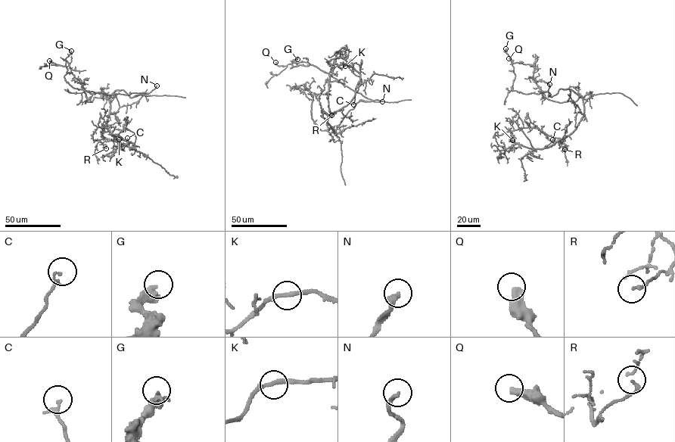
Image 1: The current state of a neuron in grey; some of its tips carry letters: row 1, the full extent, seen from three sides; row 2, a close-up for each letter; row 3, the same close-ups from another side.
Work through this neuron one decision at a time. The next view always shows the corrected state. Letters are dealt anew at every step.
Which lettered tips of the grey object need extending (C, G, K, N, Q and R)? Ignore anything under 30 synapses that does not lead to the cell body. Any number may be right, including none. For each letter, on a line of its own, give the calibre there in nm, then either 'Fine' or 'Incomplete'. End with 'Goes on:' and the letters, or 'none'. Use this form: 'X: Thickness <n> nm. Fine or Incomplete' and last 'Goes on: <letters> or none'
C: Thickness 90 nm. Fine
G: Thickness 440 nm. Fine
K: Thickness 190 nm. Fine
N: Thickness 280 nm. Incomplete
Q: Thickness 400 nm. Fine
R: Thickness 150 nm. Fine
Goes on: N

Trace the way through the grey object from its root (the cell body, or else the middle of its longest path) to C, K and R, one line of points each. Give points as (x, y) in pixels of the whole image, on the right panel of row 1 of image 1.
C: (558, 90), (570, 89), (580, 95), (583, 98), (583, 115), (577, 127), (570, 134), (545, 147), (552, 139)
K: (558, 90), (570, 89), (582, 98), (583, 115), (577, 127), (561, 141), (544, 148), (530, 148), (512, 140)
R: (558, 90), (573, 90), (582, 98), (583, 108), (583, 116), (577, 127), (561, 141), (567, 147), (564, 149)

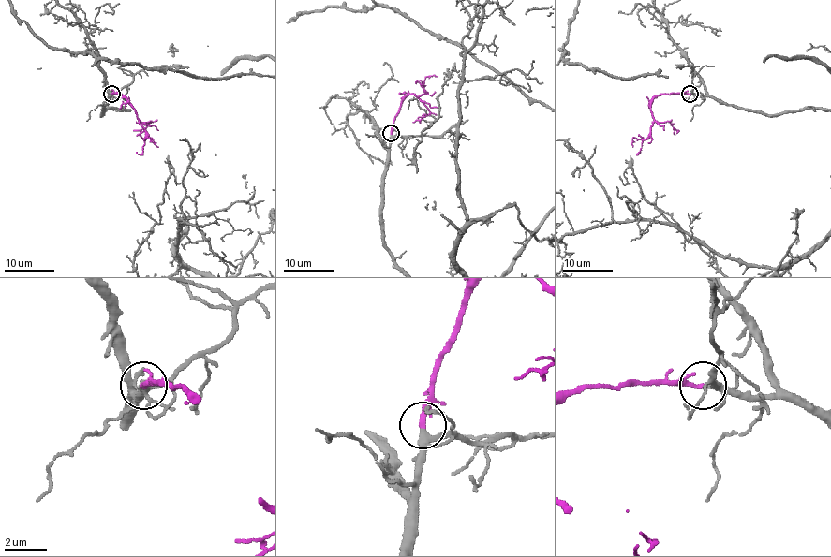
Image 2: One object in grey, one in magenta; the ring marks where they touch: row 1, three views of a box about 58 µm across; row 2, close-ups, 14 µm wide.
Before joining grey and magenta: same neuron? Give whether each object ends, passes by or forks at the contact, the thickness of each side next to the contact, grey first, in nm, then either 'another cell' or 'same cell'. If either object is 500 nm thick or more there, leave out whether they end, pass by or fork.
grey forks | magenta passes by | 240/160 nm | same cell

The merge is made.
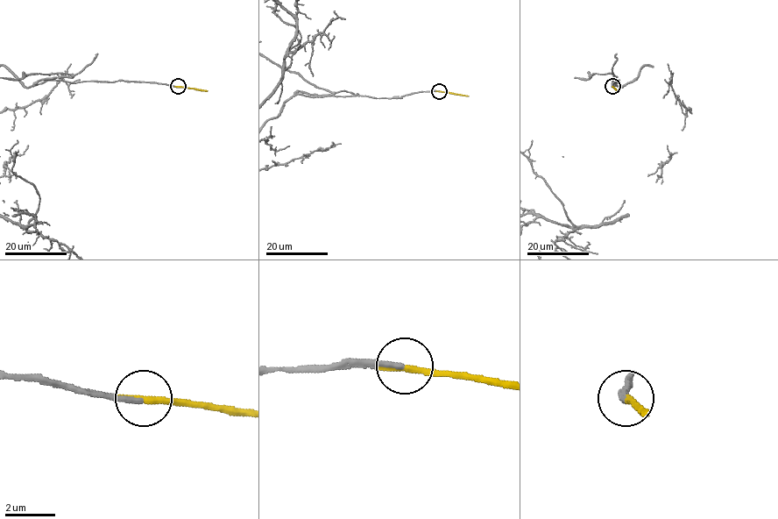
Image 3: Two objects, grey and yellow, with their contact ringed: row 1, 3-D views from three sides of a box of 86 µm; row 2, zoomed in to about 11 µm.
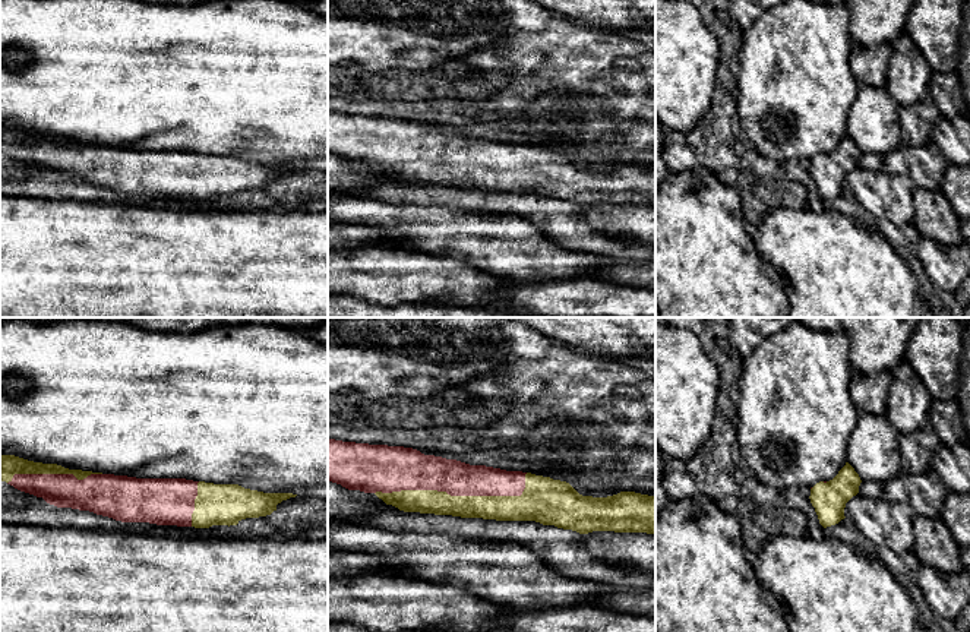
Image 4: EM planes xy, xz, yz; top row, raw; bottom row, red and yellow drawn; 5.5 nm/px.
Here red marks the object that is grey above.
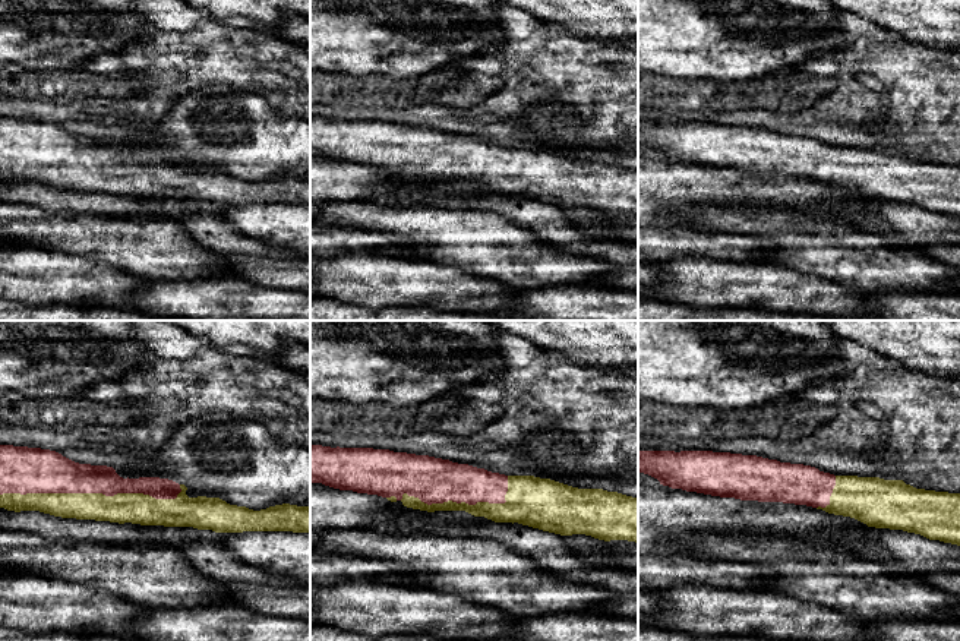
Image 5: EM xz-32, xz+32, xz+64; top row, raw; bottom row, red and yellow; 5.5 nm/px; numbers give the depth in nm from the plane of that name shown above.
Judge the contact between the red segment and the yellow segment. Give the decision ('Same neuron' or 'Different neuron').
Same neuron

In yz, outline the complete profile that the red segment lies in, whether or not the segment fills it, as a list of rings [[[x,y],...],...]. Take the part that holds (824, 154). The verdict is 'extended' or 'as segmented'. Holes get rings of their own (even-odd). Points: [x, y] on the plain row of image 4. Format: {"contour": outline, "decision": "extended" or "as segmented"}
{"contour": [[[846,135],[832,152],[819,154],[811,161],[809,171],[824,200],[846,190],[846,176],[859,165],[860,155],[859,146]]], "decision": "extended"}

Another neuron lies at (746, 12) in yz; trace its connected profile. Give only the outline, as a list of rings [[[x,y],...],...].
[[[729,0],[730,12],[742,29],[752,26],[764,12],[772,9],[783,0]]]

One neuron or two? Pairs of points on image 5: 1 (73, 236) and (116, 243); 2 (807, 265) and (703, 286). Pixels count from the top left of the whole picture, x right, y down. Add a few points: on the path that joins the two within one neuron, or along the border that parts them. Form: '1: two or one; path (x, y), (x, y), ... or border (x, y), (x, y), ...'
1: one; path (84, 236), (106, 239)
2: two; border (786, 265), (823, 278)

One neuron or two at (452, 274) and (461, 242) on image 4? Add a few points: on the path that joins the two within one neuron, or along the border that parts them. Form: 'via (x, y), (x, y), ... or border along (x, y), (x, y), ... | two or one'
border along (423, 250), (432, 255), (460, 258), (489, 272) | two

